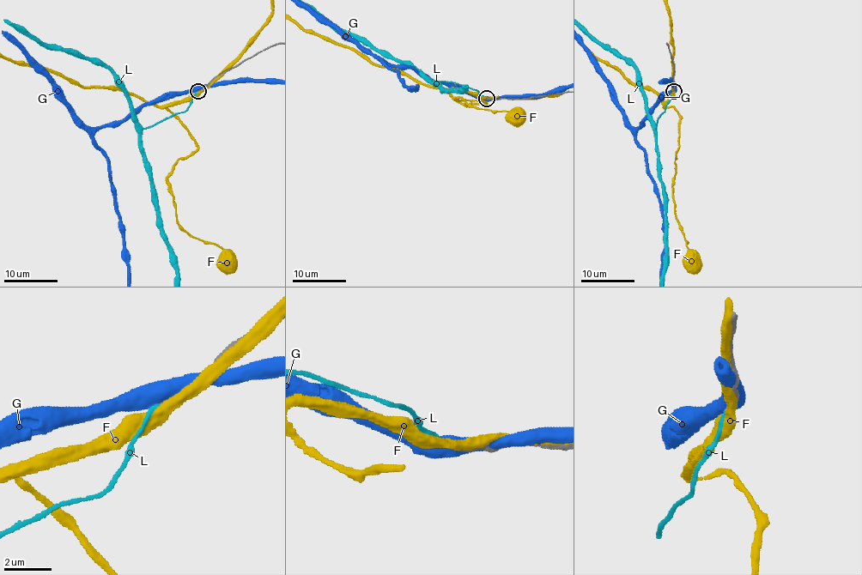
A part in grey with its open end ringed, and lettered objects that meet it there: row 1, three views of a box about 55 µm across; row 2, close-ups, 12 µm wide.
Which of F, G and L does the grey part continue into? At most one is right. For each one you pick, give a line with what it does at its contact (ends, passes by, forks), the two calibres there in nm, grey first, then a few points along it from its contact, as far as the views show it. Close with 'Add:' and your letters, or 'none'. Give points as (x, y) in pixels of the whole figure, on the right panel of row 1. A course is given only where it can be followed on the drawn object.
L: it ends; calibres 160 and 160 nm
Add: L

